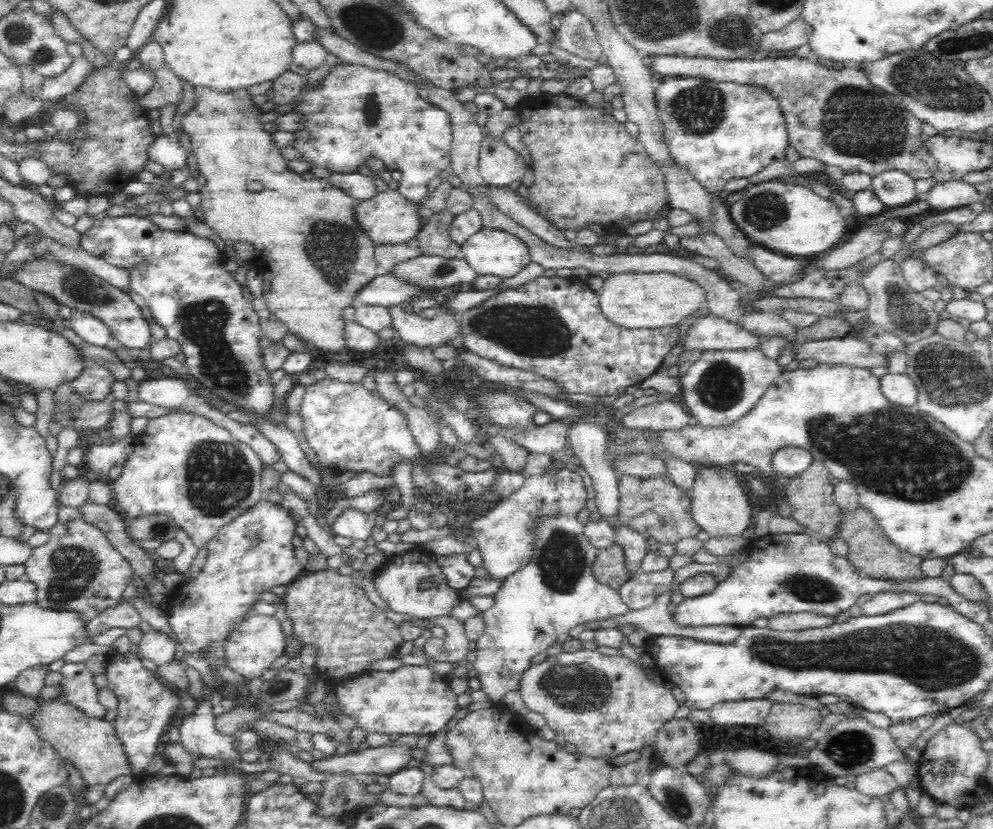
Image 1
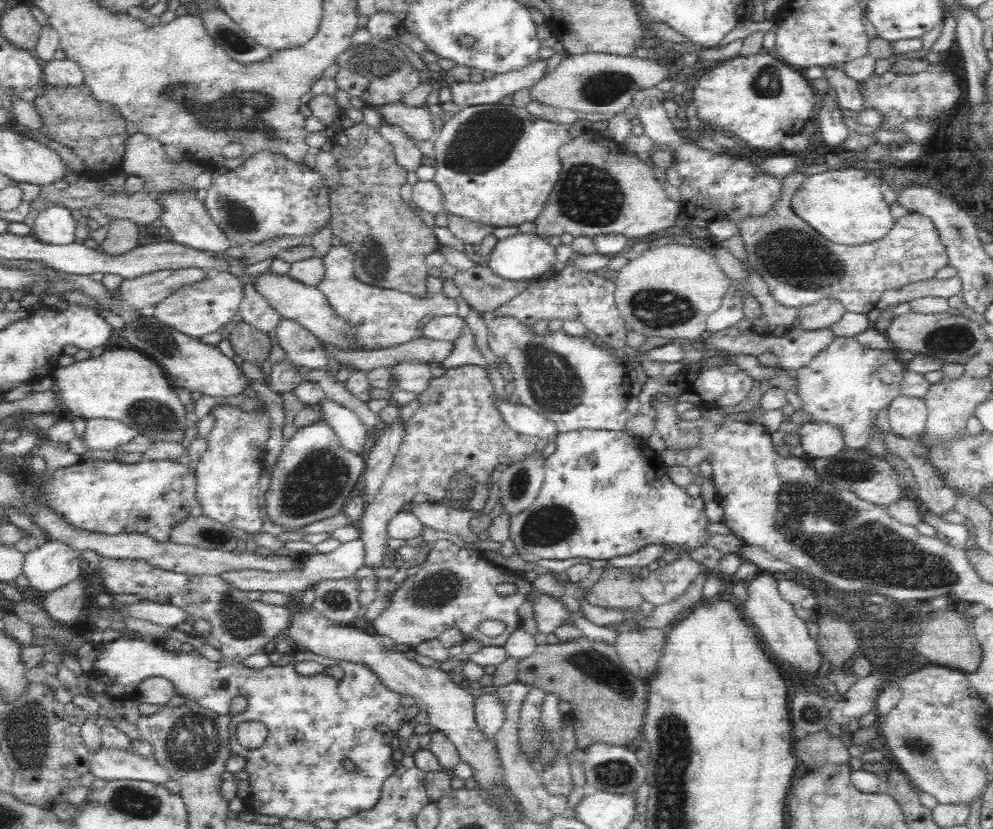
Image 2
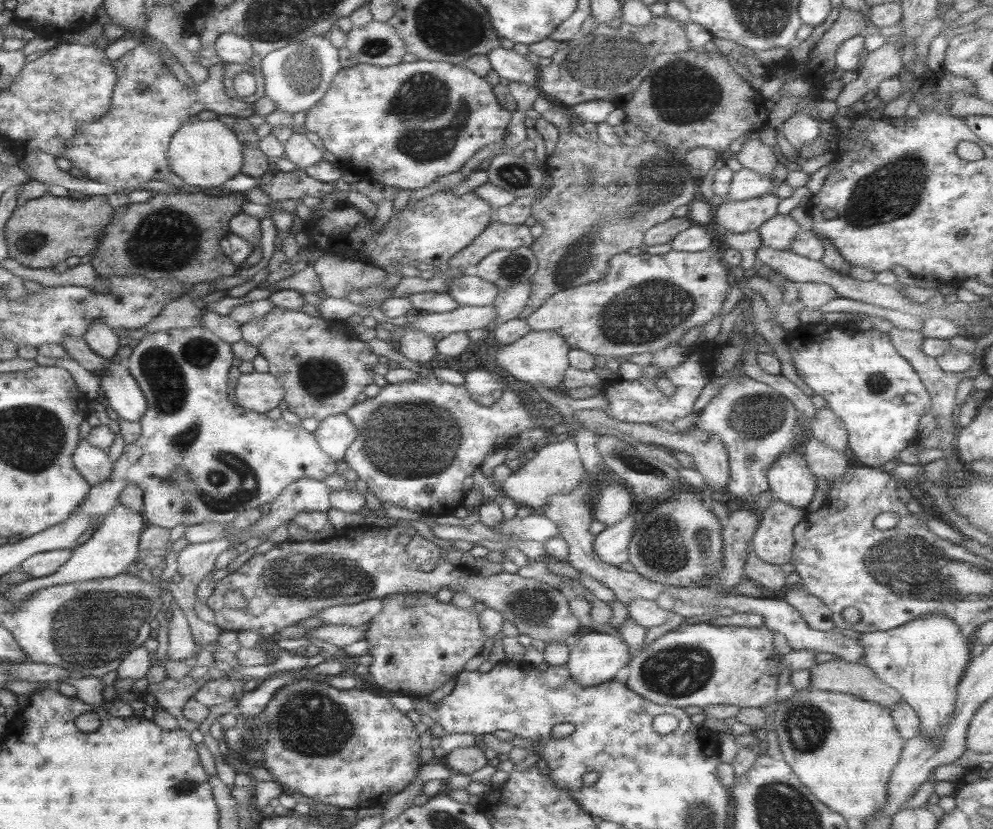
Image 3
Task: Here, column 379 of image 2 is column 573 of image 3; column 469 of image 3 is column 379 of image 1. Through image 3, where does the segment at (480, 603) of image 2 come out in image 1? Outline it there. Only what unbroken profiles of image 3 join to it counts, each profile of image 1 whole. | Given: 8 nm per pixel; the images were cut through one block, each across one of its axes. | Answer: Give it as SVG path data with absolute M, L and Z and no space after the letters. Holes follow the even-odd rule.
M433 559L424 564L385 564L375 573L376 591L389 609L396 613L410 615L417 619L433 620L438 616L452 616L454 606L461 602L460 592L448 586L437 562ZM430 578L434 583L432 588L420 589L420 582Z

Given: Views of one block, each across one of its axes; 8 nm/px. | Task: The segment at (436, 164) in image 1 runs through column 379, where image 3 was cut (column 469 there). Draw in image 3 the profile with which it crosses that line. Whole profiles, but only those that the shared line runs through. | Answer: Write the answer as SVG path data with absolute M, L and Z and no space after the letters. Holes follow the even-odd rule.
M414 61L401 62L392 66L374 66L364 63L358 63L352 67L345 67L338 71L334 80L330 83L330 88L322 96L317 104L314 104L305 112L306 119L304 128L308 132L317 134L324 145L324 152L333 154L341 163L341 166L348 172L358 176L360 181L376 181L381 185L393 186L399 189L414 191L415 189L425 188L433 184L437 178L459 172L463 165L479 151L492 143L504 142L506 128L511 122L511 112L504 110L501 103L496 99L493 86L486 82L485 78L474 74L474 71L468 68L442 61Z

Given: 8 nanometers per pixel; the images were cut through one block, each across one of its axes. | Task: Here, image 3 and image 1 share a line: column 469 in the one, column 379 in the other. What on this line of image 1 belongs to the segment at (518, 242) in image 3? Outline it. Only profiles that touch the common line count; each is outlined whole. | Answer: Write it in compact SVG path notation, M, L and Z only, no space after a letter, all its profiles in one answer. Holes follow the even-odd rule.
M415 240L408 243L375 246L376 274L390 274L394 268L399 266L399 263L416 259L421 255L422 252Z

